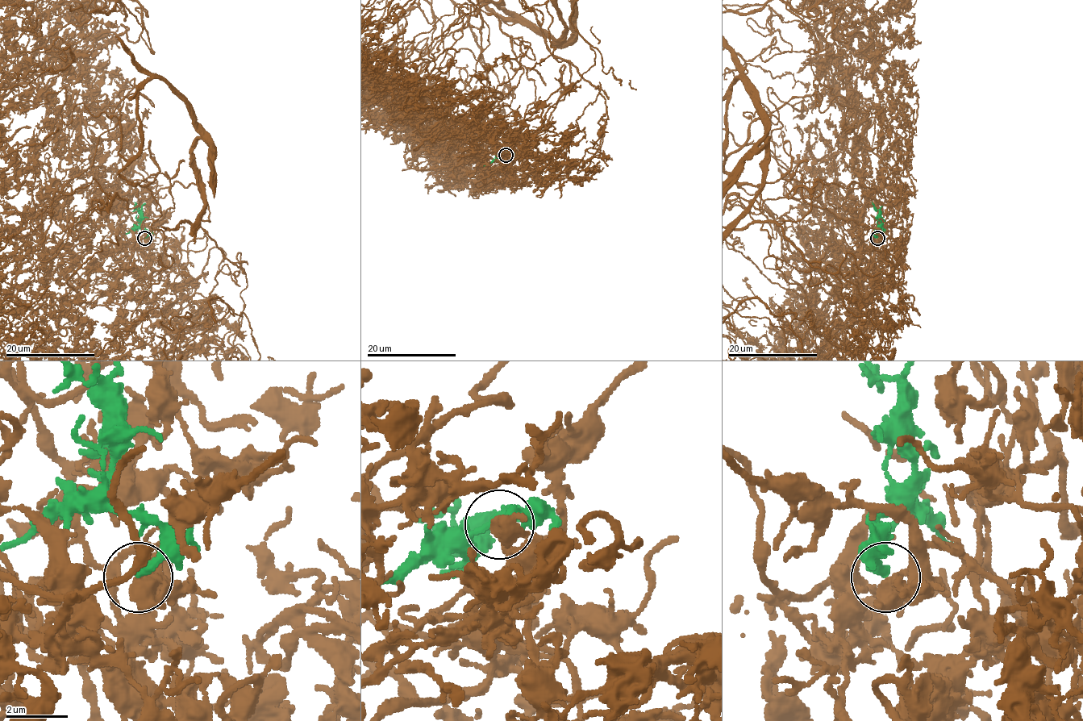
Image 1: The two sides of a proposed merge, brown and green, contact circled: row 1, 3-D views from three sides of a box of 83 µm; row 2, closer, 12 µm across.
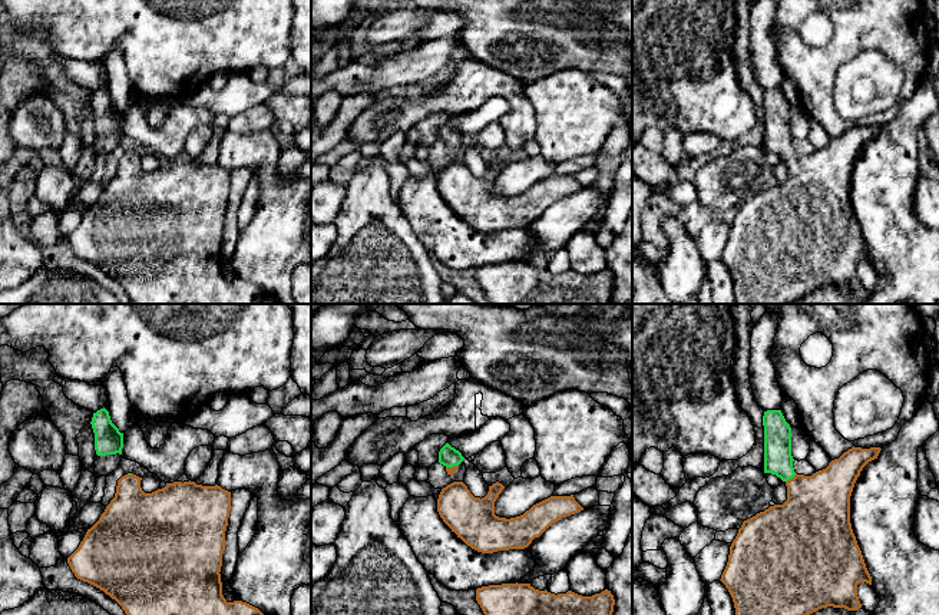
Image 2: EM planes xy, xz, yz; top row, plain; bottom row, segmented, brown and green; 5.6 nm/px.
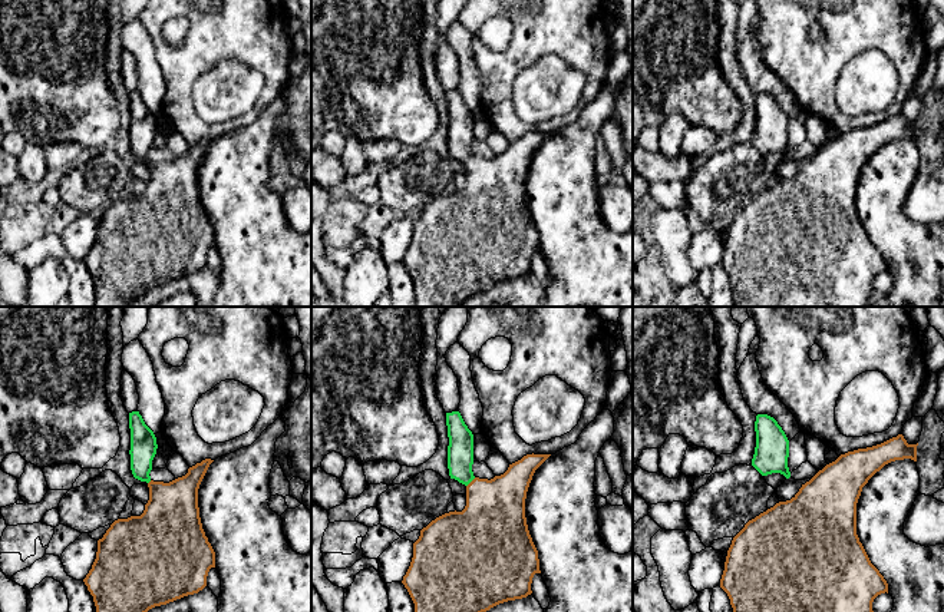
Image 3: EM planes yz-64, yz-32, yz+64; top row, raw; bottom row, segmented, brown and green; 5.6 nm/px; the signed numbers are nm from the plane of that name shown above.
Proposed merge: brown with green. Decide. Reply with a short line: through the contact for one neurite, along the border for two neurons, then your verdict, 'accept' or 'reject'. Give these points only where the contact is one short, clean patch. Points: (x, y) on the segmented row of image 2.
line yz (816, 515), (812, 501), (790, 479), (777, 460), (777, 437); accept

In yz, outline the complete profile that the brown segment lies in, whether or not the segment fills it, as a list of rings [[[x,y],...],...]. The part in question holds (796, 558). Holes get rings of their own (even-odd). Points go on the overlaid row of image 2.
[[[781,410],[764,411],[763,426],[764,473],[776,475],[786,483],[787,500],[744,520],[730,546],[728,562],[720,581],[733,598],[735,615],[810,615],[827,606],[857,611],[862,608],[857,585],[860,582],[872,585],[872,576],[852,529],[850,496],[860,472],[869,462],[877,459],[882,449],[853,446],[839,459],[831,460],[826,469],[804,476],[794,472],[791,427]]]

